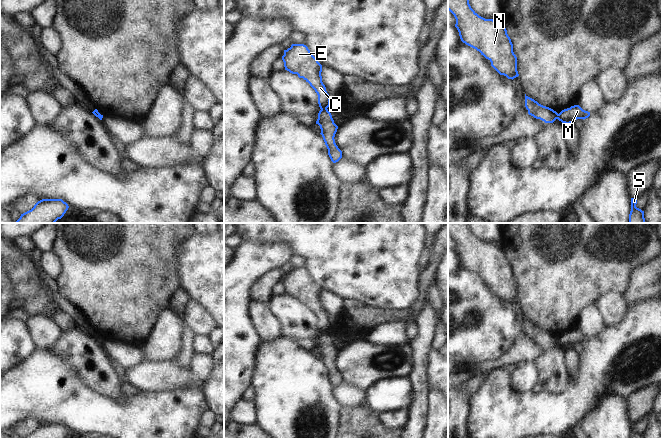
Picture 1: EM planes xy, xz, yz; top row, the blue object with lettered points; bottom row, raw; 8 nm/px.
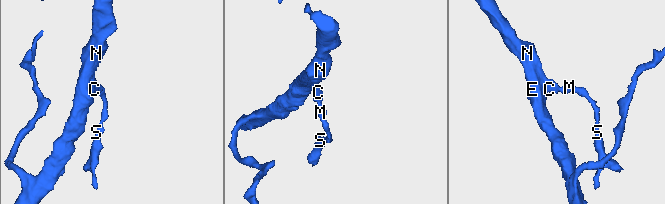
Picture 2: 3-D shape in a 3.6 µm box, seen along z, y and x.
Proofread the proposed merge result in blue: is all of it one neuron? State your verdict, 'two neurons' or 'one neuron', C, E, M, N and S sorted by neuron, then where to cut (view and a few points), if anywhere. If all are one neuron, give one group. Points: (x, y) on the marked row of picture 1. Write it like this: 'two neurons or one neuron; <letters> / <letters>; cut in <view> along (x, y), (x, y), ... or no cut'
two neurons; C E N / M S; cut in xz along (326, 107), (321, 109)

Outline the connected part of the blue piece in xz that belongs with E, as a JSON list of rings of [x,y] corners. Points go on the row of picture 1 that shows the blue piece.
[[[292,44],[290,48],[284,50],[282,60],[285,70],[297,74],[299,78],[303,78],[315,90],[320,109],[328,108],[330,97],[322,82],[322,65],[310,53],[308,47],[304,44]]]

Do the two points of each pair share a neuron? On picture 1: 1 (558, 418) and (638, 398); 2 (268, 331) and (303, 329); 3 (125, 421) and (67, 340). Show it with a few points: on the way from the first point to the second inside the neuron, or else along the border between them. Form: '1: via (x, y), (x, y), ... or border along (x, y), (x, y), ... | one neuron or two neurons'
1: border along (649, 386), (643, 386), (627, 397) | two neurons
2: border along (270, 309), (270, 312), (281, 326), (282, 336) | two neurons
3: border along (85, 386), (105, 395), (115, 397), (123, 395) | two neurons

